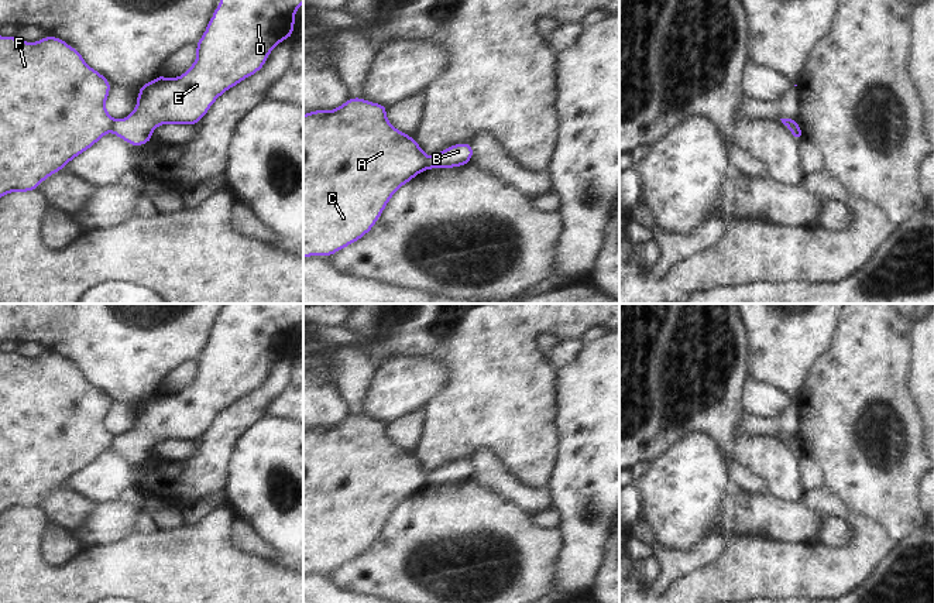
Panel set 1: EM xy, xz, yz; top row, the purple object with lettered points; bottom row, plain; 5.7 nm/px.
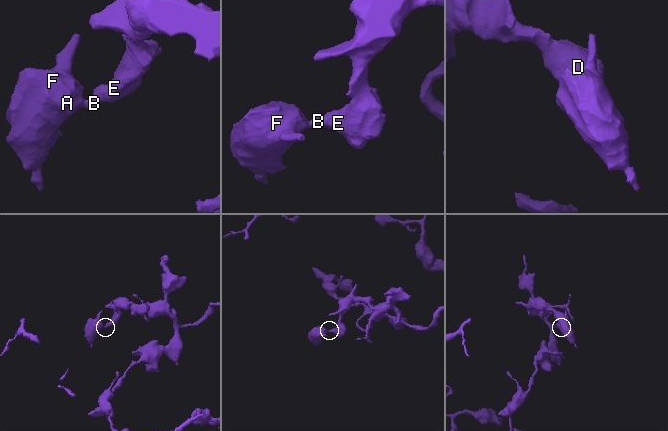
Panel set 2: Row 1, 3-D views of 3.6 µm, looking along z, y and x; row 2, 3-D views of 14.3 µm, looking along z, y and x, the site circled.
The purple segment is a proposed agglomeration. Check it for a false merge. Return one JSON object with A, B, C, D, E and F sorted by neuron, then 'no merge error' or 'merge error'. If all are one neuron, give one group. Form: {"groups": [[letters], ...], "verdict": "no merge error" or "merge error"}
{"groups": [["A", "C", "F"], ["B", "D", "E"]], "verdict": "merge error"}

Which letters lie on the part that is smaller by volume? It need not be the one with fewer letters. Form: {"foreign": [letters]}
{"foreign": ["A", "C", "F"]}

